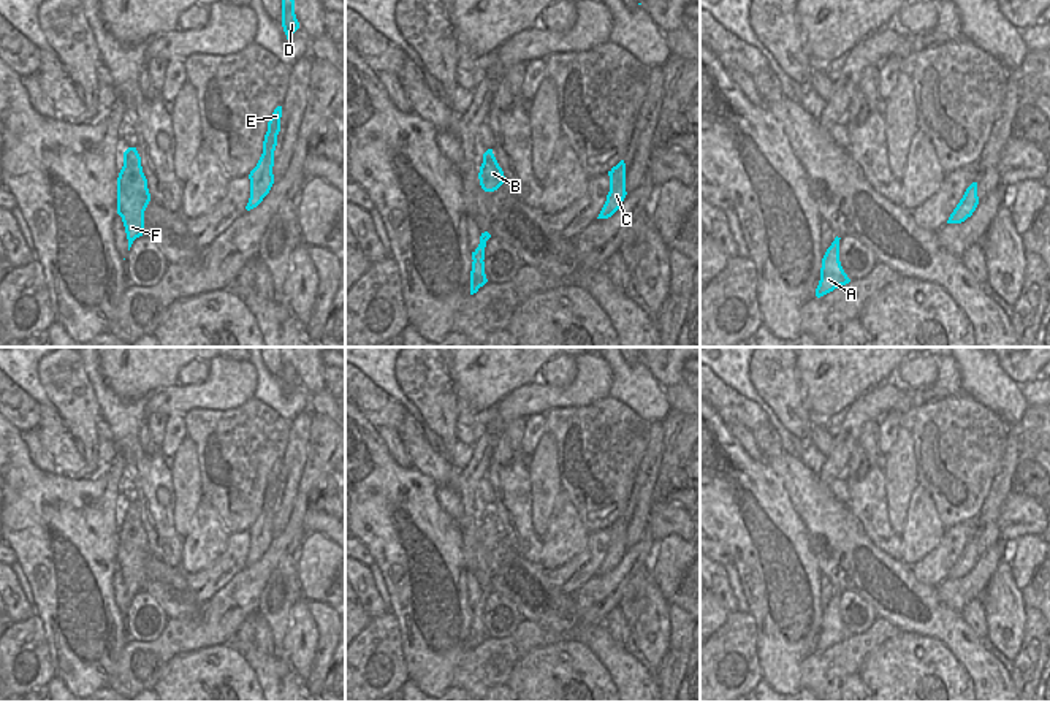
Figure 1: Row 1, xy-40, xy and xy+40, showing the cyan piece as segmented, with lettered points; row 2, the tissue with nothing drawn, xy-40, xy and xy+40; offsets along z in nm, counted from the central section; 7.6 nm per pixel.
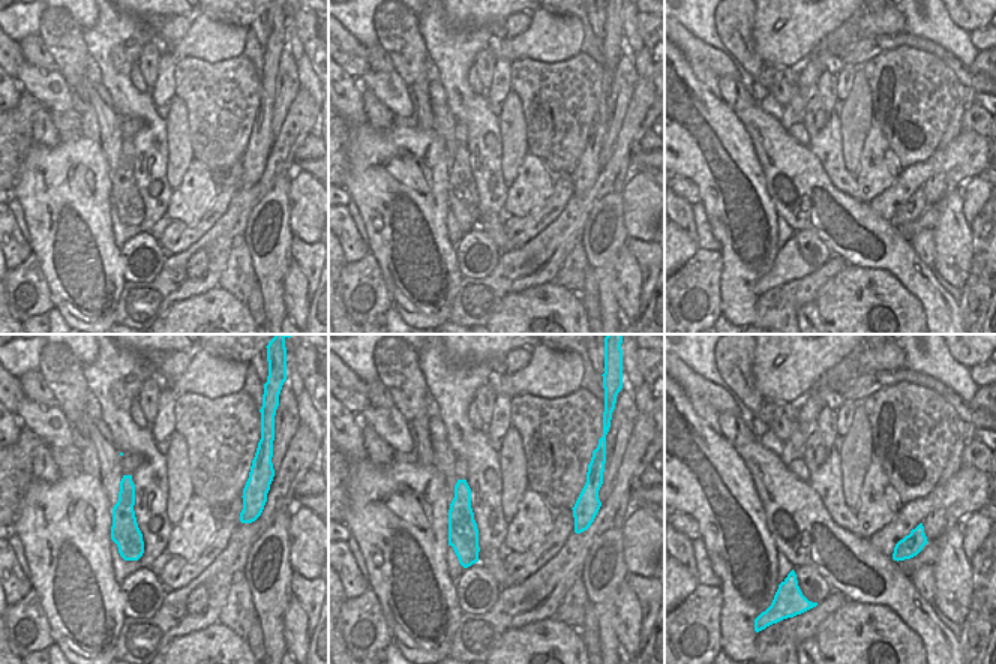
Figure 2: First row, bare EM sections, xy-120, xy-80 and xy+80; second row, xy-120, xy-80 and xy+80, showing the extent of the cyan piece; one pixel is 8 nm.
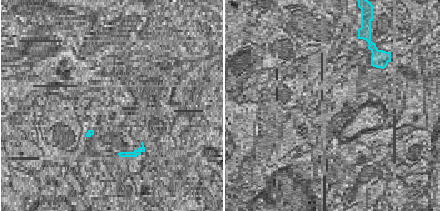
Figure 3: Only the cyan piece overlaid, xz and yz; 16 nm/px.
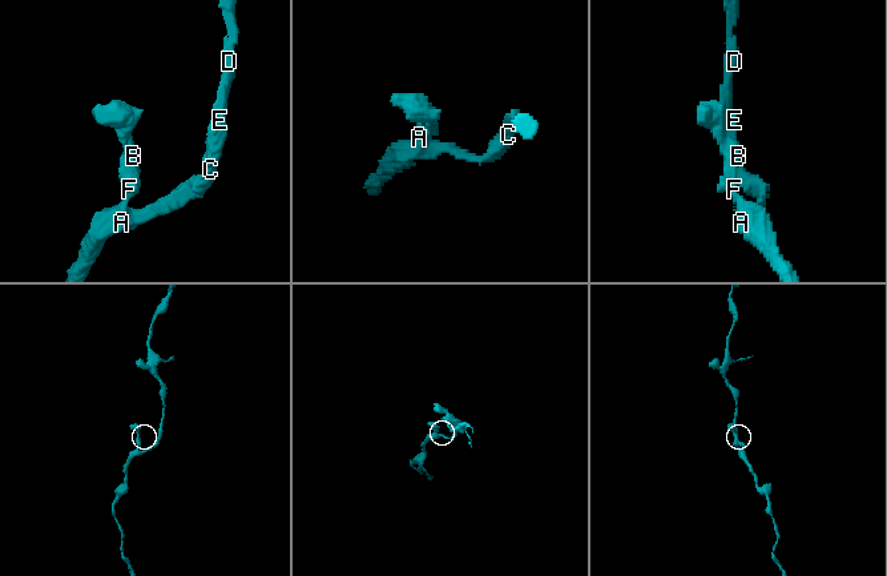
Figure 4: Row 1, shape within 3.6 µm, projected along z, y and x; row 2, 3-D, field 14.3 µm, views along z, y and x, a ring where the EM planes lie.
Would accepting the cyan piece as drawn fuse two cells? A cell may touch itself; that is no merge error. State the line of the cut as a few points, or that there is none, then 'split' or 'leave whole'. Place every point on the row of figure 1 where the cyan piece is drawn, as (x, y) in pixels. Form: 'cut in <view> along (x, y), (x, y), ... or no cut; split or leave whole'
no cut; leave whole

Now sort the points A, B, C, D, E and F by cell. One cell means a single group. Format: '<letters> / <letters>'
A B C D E F

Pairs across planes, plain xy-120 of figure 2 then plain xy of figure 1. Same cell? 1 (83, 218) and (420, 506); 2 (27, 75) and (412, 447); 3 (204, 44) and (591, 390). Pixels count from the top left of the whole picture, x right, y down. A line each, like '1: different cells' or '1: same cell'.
1: same cell
2: same cell
3: same cell

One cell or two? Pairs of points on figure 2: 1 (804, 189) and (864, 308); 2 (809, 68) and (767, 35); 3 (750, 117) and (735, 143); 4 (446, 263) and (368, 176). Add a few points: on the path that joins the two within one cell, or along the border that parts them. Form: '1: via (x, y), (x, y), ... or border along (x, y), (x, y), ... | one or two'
1: border along (848, 264), (882, 270) | two
2: border along (807, 54), (798, 65) | two
3: border along (734, 111), (749, 135), (758, 159) | two
4: via (434, 236), (419, 204), (395, 180) | one

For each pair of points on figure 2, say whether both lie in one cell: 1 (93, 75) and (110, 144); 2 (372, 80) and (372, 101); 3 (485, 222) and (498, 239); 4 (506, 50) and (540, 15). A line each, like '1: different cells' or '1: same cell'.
1: different cells
2: different cells
3: same cell
4: same cell

